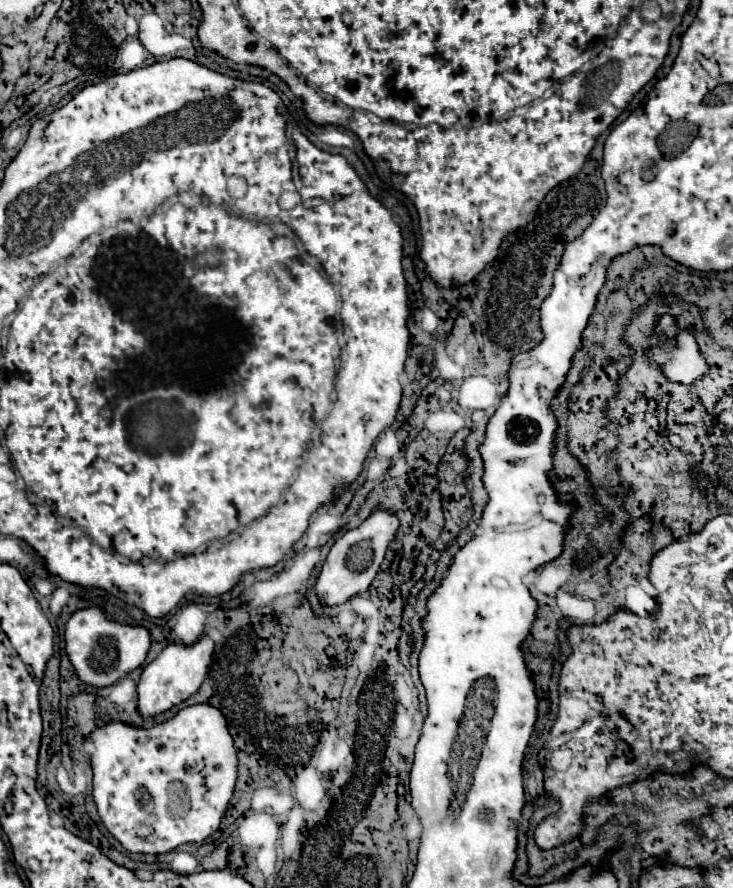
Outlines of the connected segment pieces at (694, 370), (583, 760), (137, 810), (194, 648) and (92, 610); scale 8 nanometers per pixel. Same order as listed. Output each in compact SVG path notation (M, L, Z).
M669 316L661 318L661 328L673 336L673 344L651 348L651 356L663 366L665 376L673 382L683 384L691 384L693 380L703 376L707 372L707 364L699 354L693 334L677 330Z
M603 730L597 736L589 738L589 740L569 740L567 744L559 746L561 750L571 750L573 752L573 760L571 760L571 770L563 770L557 772L549 766L549 756L551 750L547 750L547 746L541 750L539 754L539 762L545 768L545 788L549 794L557 796L561 800L561 810L549 818L545 818L537 830L535 830L535 842L541 848L553 848L561 842L571 840L573 836L579 834L581 830L581 812L583 812L583 804L589 798L601 798L607 790L615 788L621 784L621 780L615 780L613 776L607 774L607 760L611 754L625 754L629 750L629 746L621 740L617 740L615 732Z
M193 704L181 708L171 720L153 728L137 728L133 724L113 720L95 728L85 736L95 746L91 754L93 768L93 800L105 828L135 854L165 854L185 842L203 842L221 824L237 782L237 748L229 734L229 722L221 710L211 704Z
M209 636L199 638L195 644L167 644L161 654L143 668L141 680L139 680L139 712L143 716L155 716L161 714L173 706L179 706L183 700L187 700L203 682L203 660L205 668L211 662L215 642Z
M87 606L71 614L65 626L65 650L79 678L91 686L109 686L139 668L149 652L151 634L145 626L111 620L101 606Z

